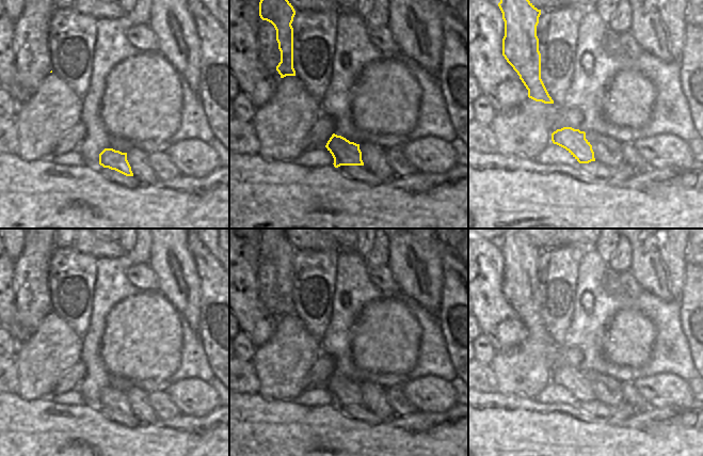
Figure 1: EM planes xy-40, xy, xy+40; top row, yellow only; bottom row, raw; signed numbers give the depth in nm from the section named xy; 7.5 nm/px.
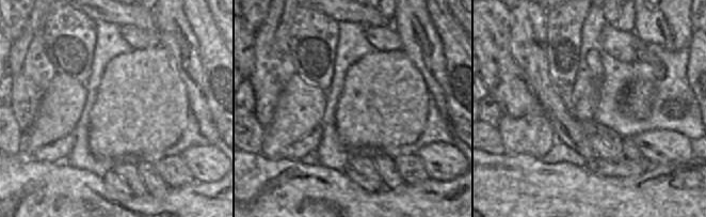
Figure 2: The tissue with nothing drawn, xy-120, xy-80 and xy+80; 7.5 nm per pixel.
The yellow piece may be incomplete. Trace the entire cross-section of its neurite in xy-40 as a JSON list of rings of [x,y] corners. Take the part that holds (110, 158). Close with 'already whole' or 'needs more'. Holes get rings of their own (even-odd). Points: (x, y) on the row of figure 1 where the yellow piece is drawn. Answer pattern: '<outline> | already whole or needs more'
[[[105,148],[99,154],[99,164],[103,168],[115,170],[126,176],[133,176],[131,167],[127,160],[127,153],[122,153],[113,148]]] | already whole

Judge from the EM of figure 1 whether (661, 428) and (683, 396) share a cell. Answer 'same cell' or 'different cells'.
different cells

